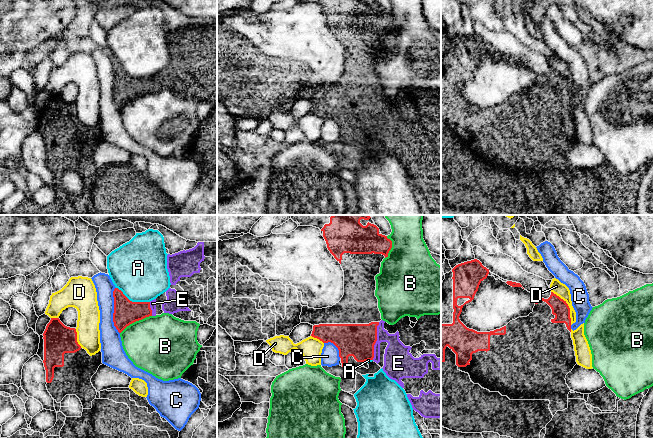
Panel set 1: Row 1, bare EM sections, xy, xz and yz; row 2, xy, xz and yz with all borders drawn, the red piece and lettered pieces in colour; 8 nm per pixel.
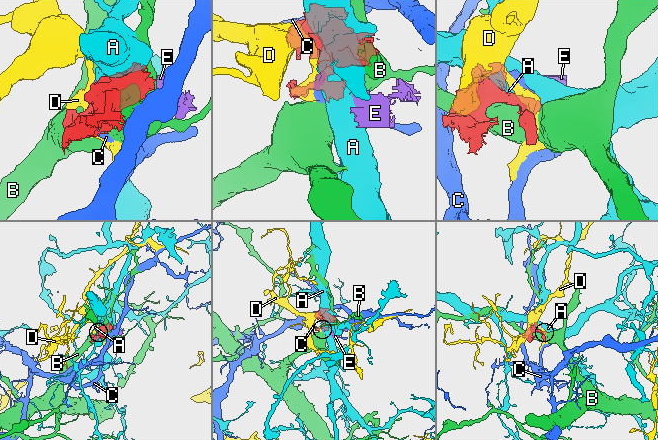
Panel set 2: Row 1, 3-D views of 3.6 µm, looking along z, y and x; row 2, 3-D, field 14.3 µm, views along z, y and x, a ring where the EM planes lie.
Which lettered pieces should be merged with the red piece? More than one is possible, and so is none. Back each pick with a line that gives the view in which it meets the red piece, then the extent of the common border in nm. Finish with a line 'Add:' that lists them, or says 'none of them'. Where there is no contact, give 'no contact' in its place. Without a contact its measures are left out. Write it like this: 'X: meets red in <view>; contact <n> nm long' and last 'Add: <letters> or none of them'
E: meets red in xz; contact 300 nm long
Add: E

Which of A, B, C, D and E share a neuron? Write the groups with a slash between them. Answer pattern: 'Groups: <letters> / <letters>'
Groups: A / B / C / D / E

